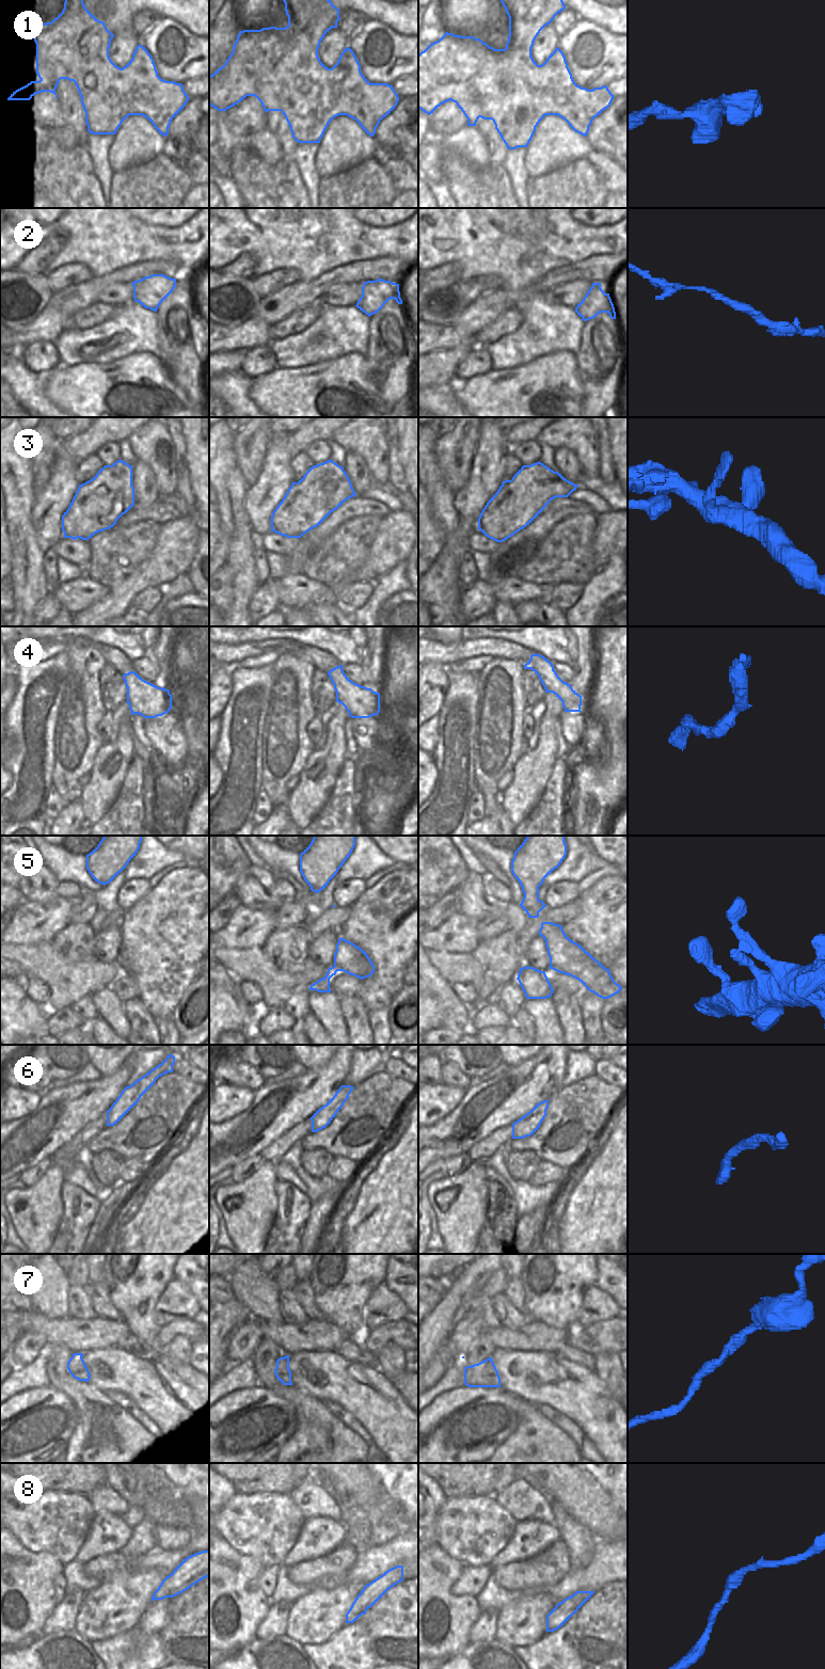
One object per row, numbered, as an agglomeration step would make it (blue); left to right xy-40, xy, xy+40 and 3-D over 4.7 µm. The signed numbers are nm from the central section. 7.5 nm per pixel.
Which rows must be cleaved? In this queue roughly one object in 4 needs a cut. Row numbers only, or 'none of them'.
none of them

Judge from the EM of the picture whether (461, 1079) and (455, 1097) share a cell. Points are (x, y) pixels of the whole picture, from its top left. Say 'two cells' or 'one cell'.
two cells

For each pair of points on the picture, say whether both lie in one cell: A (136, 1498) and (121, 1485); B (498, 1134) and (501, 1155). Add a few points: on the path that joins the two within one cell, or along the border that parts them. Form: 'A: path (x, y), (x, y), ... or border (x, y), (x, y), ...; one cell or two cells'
A: path (132, 1495), (124, 1488); one cell
B: border (509, 1142), (500, 1146), (485, 1161), (479, 1162); two cells

